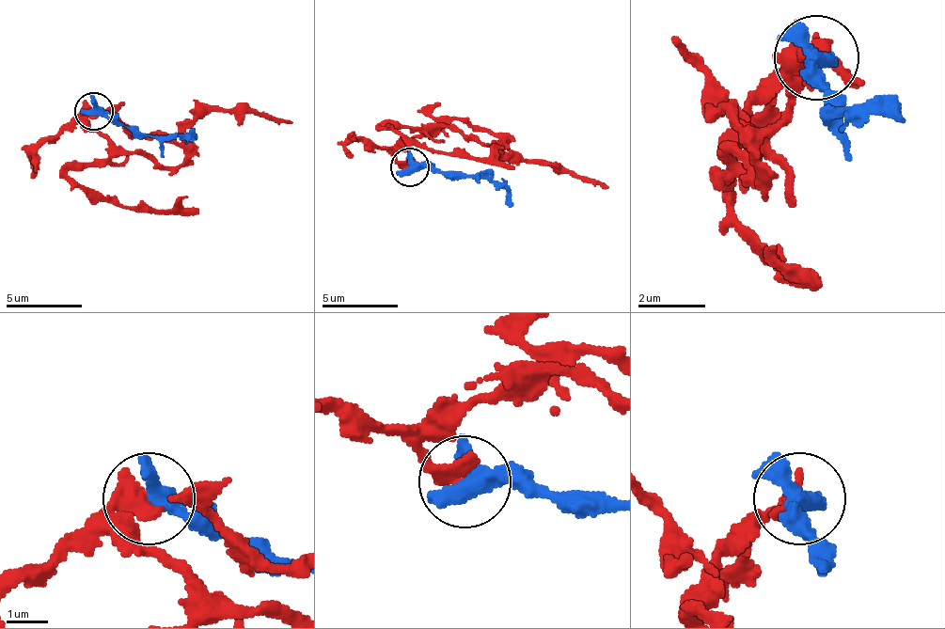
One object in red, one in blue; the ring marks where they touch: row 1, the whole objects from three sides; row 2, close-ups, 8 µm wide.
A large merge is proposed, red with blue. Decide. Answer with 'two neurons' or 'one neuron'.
two neurons

